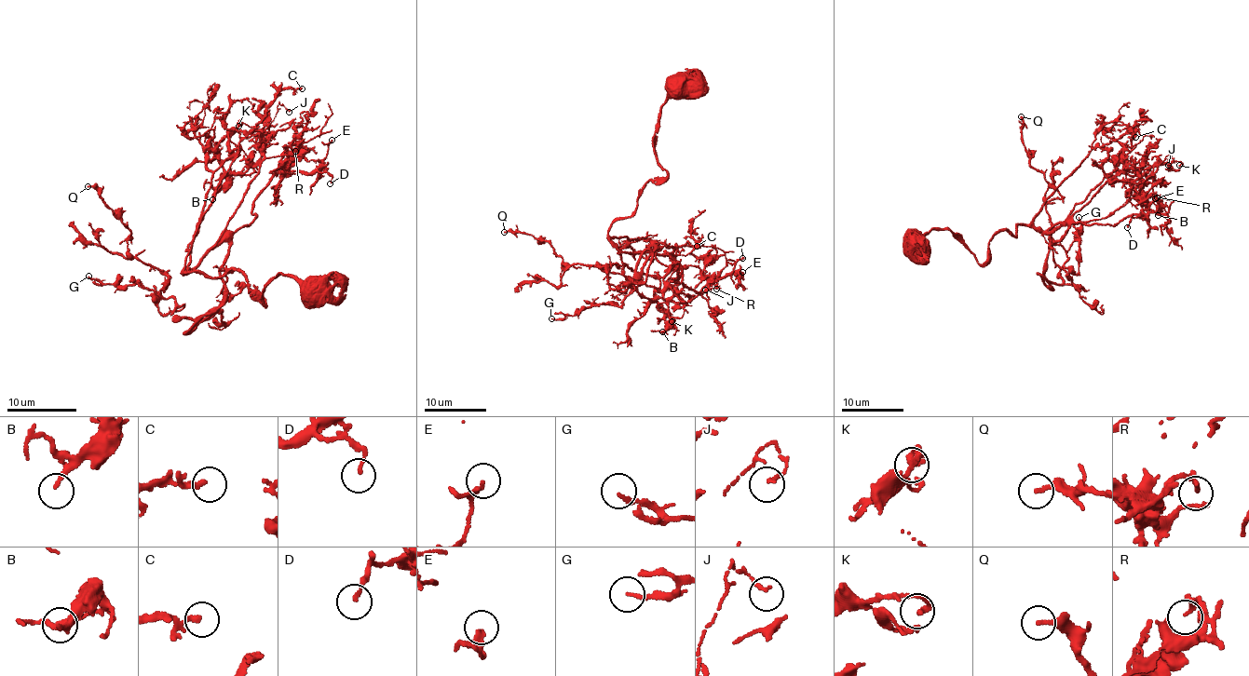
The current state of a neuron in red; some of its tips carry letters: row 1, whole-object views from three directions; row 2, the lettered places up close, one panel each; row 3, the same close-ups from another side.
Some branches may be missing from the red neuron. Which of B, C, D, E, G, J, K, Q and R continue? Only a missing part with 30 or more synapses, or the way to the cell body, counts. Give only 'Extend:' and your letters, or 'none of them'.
Extend: none of them

